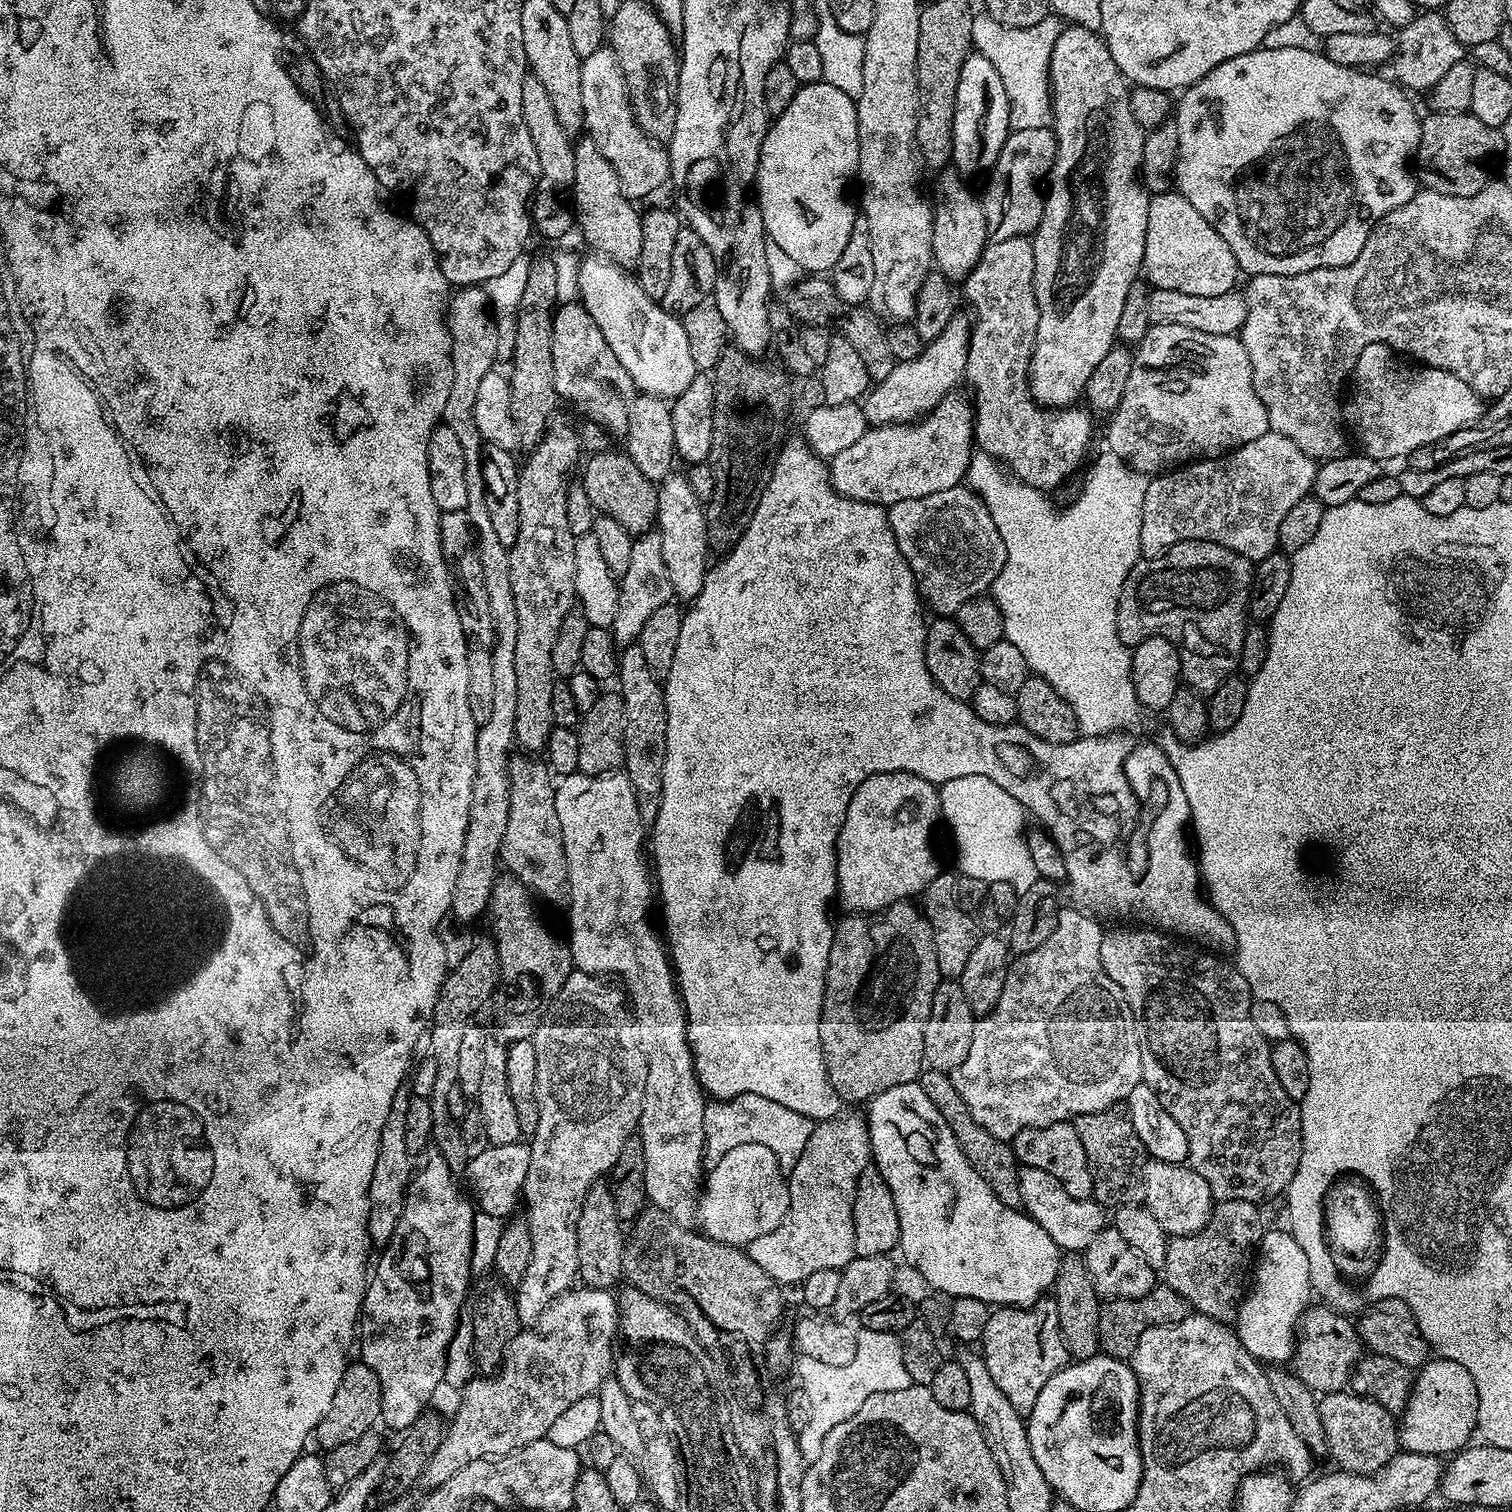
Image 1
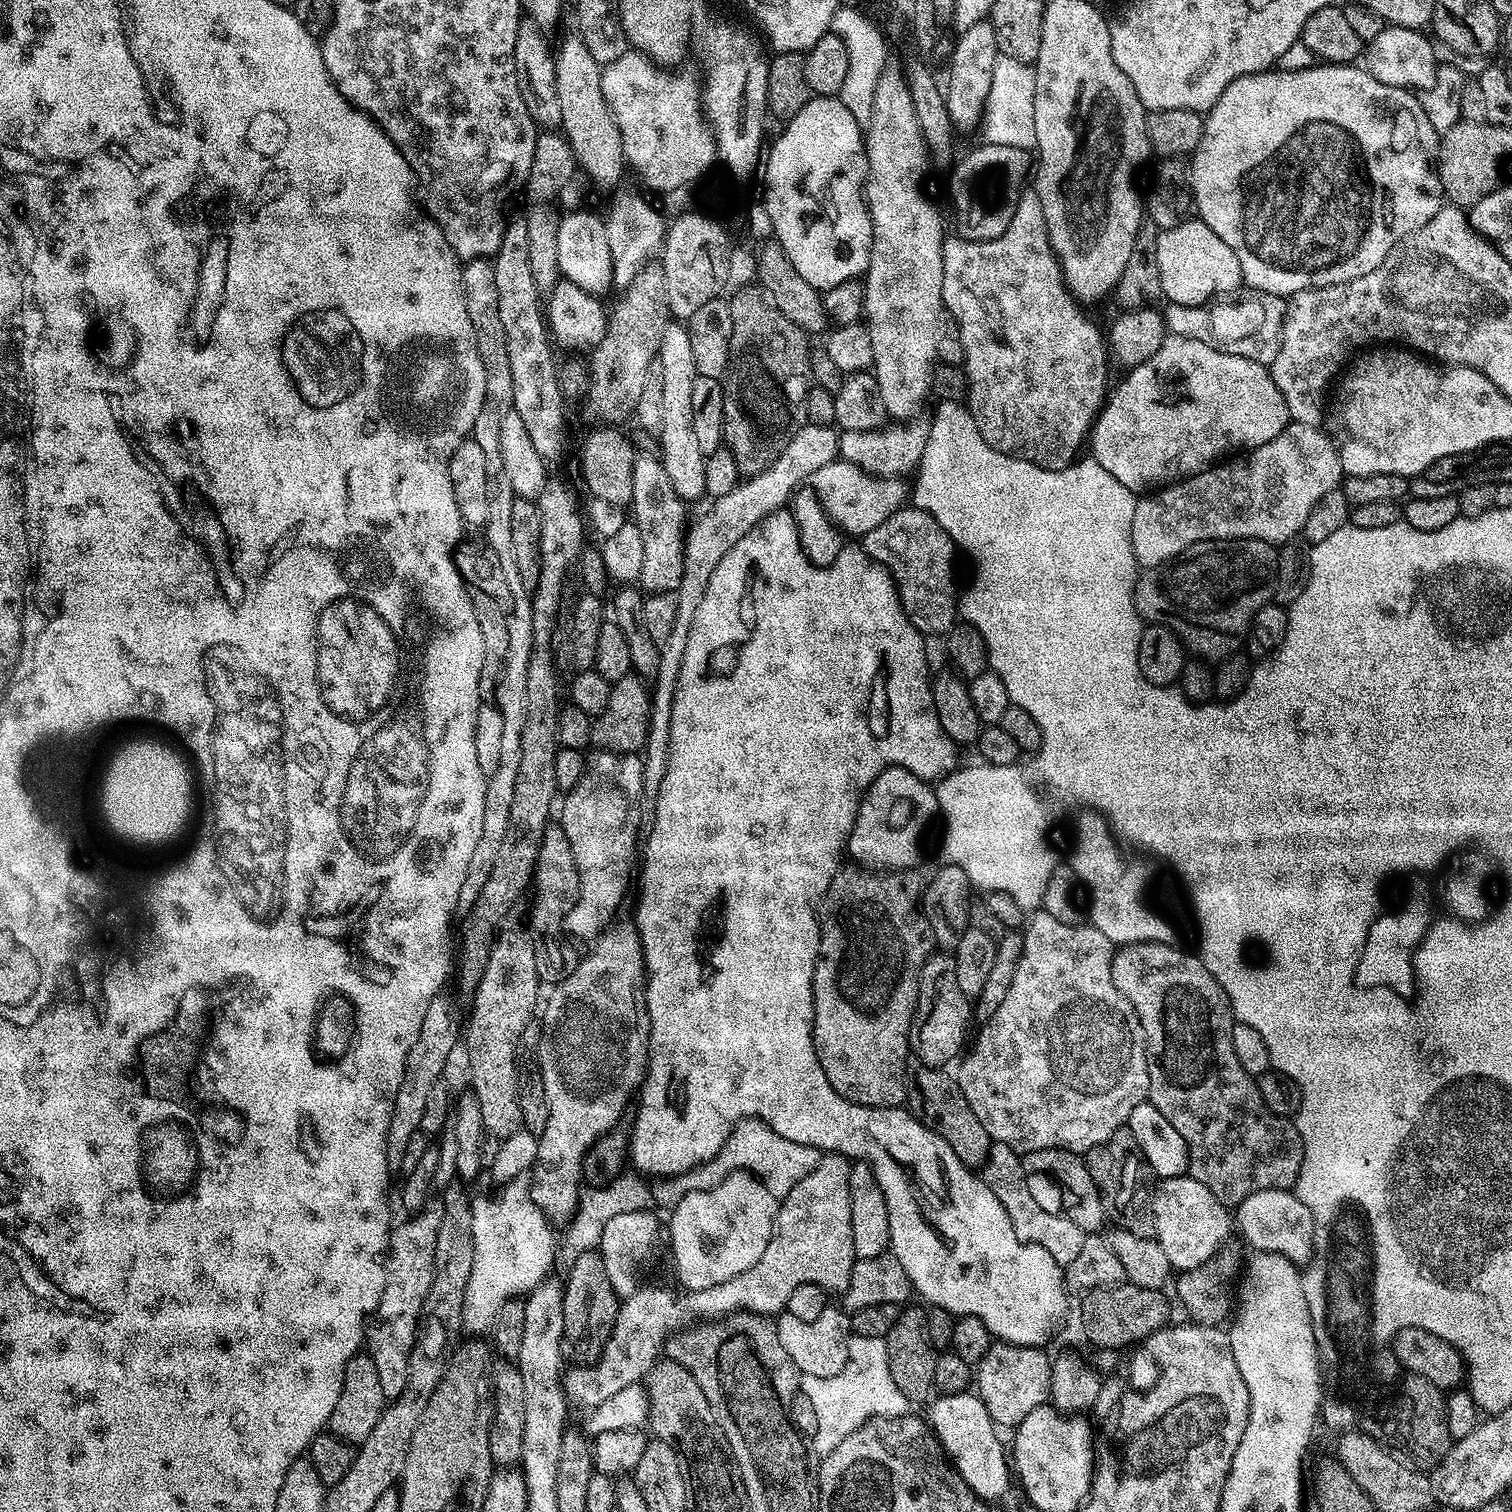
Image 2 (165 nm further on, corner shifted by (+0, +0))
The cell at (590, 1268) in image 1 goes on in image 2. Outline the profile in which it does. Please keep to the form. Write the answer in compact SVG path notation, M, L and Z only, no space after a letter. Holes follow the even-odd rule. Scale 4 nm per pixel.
M581 1251L577 1255L572 1269L568 1272L568 1281L563 1281L564 1305L564 1342L565 1357L573 1365L587 1366L599 1360L604 1344L612 1332L616 1316L620 1313L621 1297L614 1294L610 1286L610 1277L606 1266L602 1266L599 1251Z

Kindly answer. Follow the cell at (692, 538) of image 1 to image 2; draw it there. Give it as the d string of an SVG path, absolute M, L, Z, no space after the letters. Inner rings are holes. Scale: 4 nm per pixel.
M670 322L659 347L657 356L658 371L662 374L661 409L659 410L659 430L656 438L660 440L658 459L664 465L670 486L680 495L681 500L699 501L705 495L704 455L698 447L694 429L694 416L691 409L691 391L696 381L694 354L691 353L690 336L687 327L680 322Z

